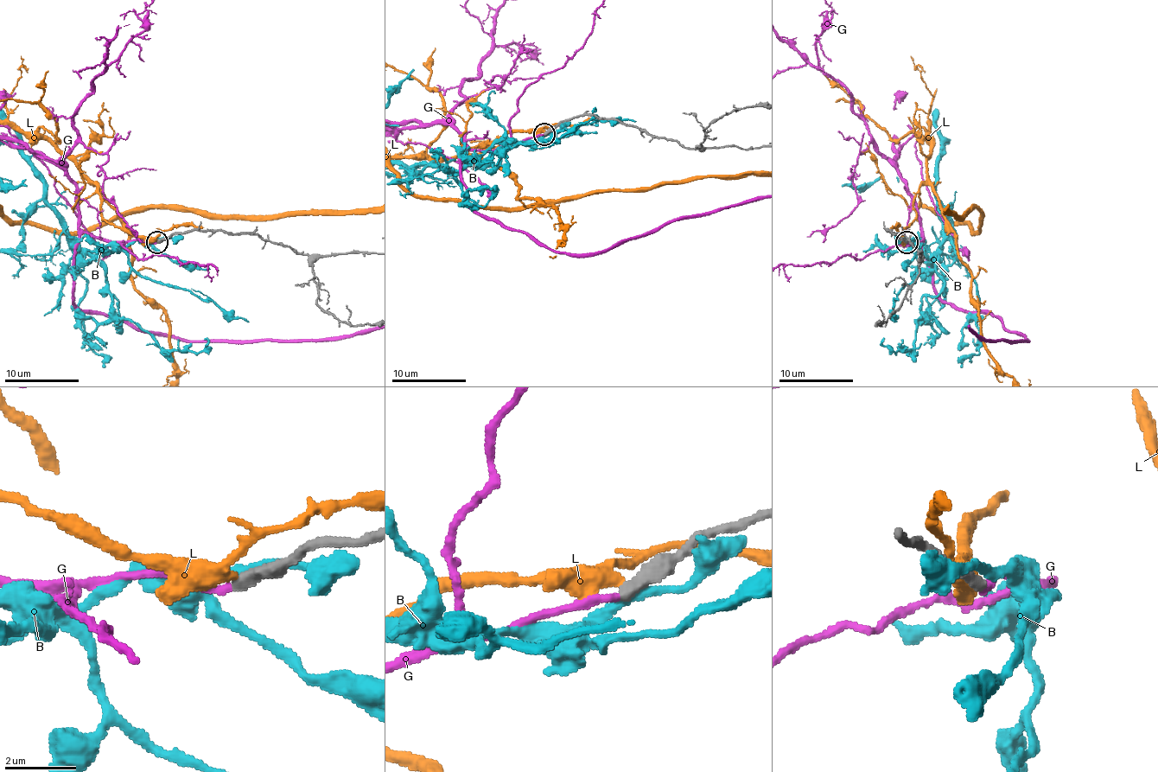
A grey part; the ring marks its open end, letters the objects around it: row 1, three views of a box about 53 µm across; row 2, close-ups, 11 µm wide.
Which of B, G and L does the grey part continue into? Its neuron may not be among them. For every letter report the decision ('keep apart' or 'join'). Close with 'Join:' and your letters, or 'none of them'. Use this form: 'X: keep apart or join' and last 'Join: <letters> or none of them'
B: keep apart
G: join
L: keep apart
Join: G

